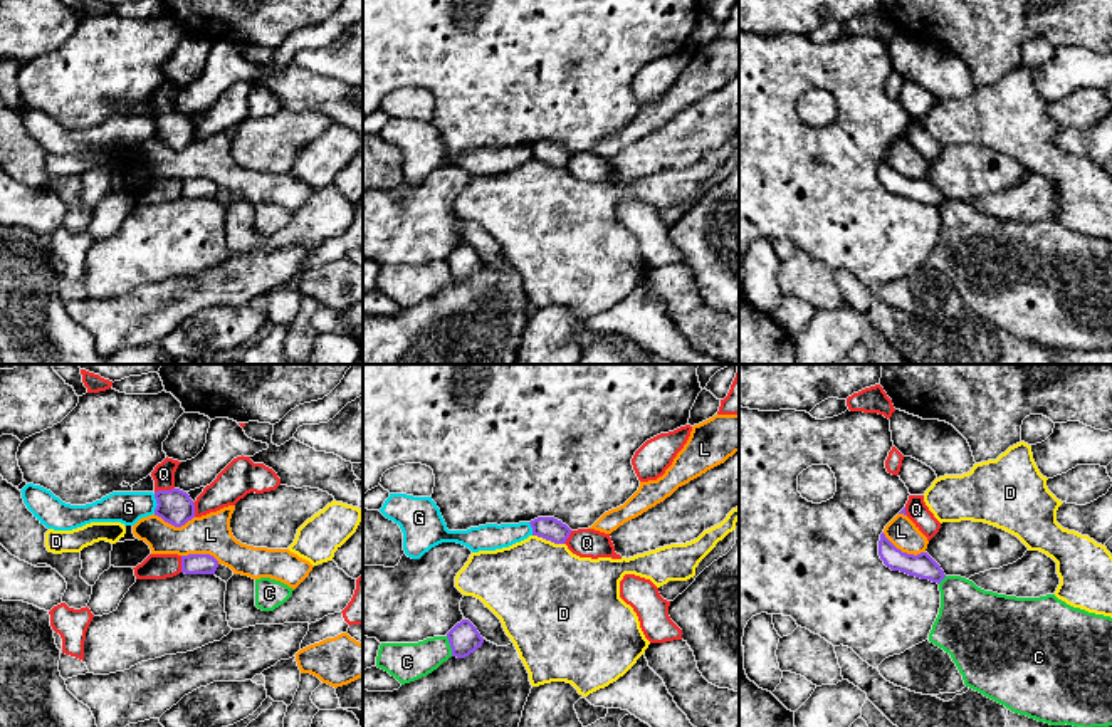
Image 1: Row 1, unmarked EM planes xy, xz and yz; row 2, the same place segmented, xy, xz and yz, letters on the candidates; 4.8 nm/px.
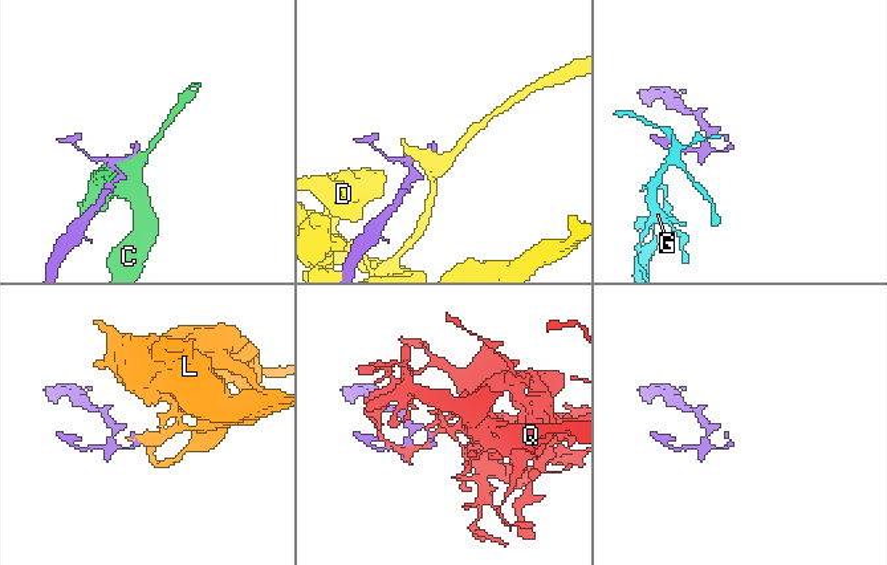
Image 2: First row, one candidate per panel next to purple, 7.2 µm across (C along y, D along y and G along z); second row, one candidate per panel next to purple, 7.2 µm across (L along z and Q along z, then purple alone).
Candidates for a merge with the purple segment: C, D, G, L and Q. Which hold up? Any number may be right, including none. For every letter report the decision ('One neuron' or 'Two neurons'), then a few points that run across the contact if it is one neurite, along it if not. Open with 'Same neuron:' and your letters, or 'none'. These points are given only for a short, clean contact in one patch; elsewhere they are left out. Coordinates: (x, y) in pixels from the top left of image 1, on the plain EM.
Same neuron: none
C: Two neurons
D: Two neurons
G: Two neurons
L: Two neurons. Line: yz (882, 156), (902, 175), (924, 177)
Q: Two neurons

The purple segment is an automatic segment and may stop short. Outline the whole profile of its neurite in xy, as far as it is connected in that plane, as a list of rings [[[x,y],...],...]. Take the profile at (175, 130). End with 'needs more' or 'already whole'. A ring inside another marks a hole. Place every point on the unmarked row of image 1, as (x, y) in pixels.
[[[180,112],[155,116],[156,133],[155,139],[165,146],[181,151],[195,141],[195,128],[190,119]]]; already whole

